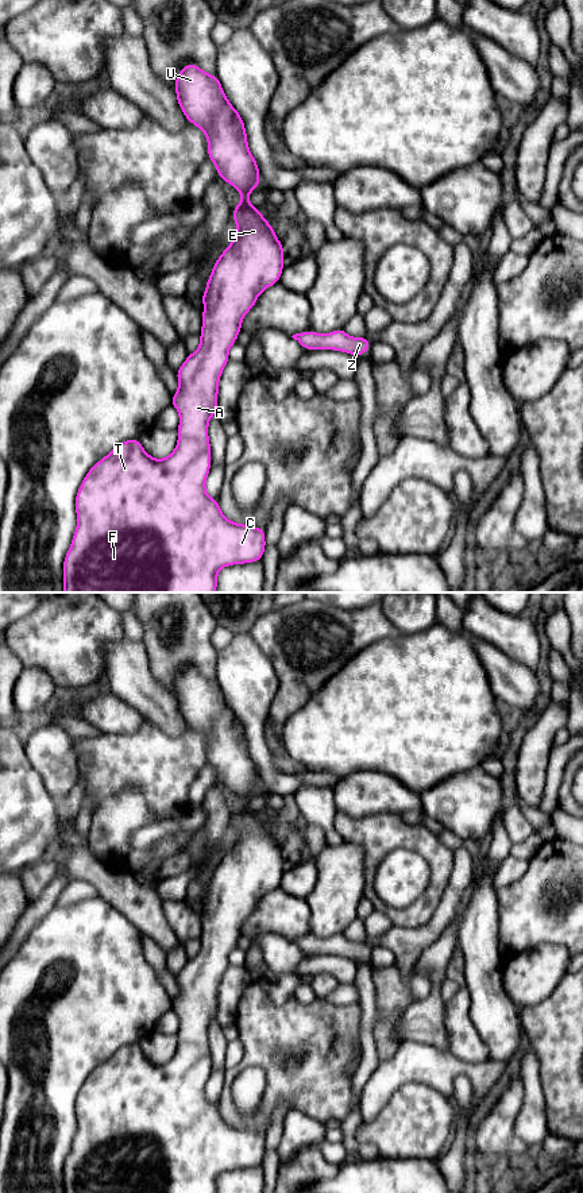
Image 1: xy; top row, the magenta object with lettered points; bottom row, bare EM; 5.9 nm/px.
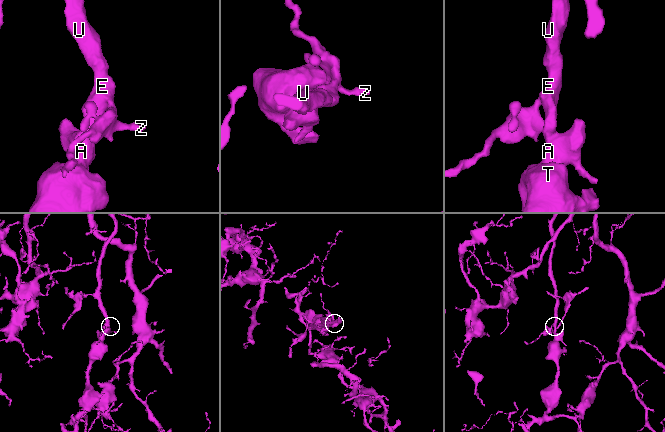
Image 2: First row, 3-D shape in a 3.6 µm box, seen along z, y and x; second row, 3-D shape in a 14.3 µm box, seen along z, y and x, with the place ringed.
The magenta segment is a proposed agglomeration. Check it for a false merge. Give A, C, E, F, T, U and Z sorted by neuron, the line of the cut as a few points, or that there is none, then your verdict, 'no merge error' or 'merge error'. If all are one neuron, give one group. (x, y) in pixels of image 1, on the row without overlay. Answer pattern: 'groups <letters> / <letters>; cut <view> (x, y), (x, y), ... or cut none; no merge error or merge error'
groups A C E F T U Z; cut none; no merge error

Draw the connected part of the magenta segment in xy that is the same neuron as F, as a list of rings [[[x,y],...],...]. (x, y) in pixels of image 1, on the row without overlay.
[[[189,667],[175,682],[175,699],[185,722],[205,737],[208,764],[215,768],[219,784],[242,799],[240,807],[232,812],[232,823],[239,834],[213,869],[201,900],[204,916],[200,951],[188,960],[175,977],[178,996],[171,1000],[171,1009],[179,1018],[175,1054],[158,1065],[143,1054],[138,1043],[126,1045],[88,1076],[76,1100],[78,1127],[63,1165],[65,1193],[216,1193],[216,1181],[223,1171],[262,1166],[266,1153],[265,1132],[229,1126],[221,1117],[219,1104],[206,1099],[205,1085],[212,1069],[208,1028],[217,1015],[219,985],[229,965],[228,955],[242,935],[242,924],[256,908],[259,899],[279,887],[285,856],[267,823],[248,806],[248,799],[262,787],[259,772],[248,753],[243,723],[228,706],[219,682],[206,679],[194,667]]]

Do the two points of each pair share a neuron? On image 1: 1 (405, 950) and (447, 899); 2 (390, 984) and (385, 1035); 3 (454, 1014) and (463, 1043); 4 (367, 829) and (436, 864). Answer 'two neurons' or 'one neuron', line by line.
1: one neuron
2: one neuron
3: one neuron
4: one neuron

